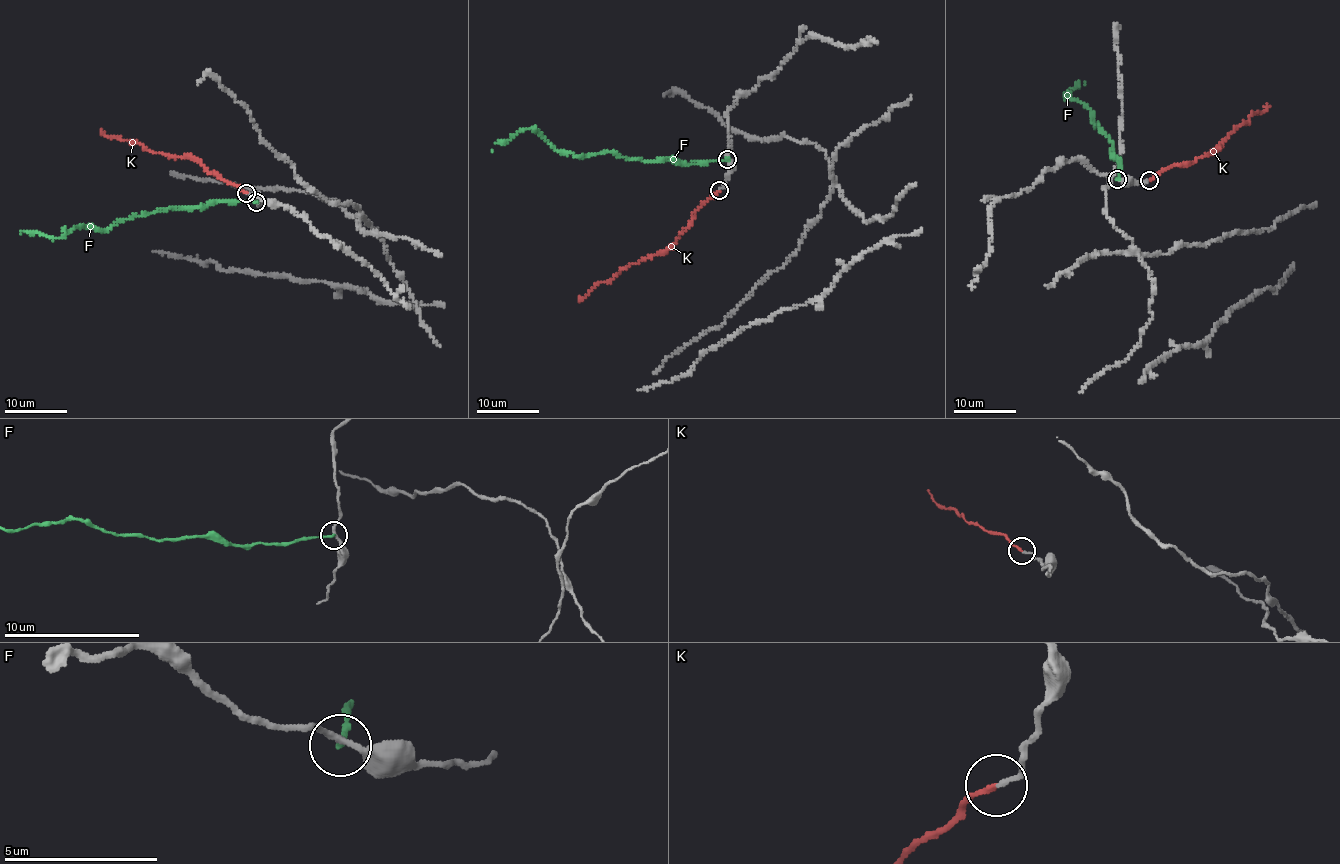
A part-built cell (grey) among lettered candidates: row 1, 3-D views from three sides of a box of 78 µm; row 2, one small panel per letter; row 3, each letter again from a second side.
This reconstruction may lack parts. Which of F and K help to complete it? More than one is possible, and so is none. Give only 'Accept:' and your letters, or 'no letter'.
Accept: K

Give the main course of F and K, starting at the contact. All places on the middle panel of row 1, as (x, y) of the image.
F: (728, 158), (683, 163), (630, 159), (611, 152), (580, 157), (560, 152), (530, 129), (497, 141), (493, 152)
K: (719, 191), (694, 211), (691, 223), (664, 252), (628, 264), (608, 281), (598, 282), (584, 297), (578, 296)

